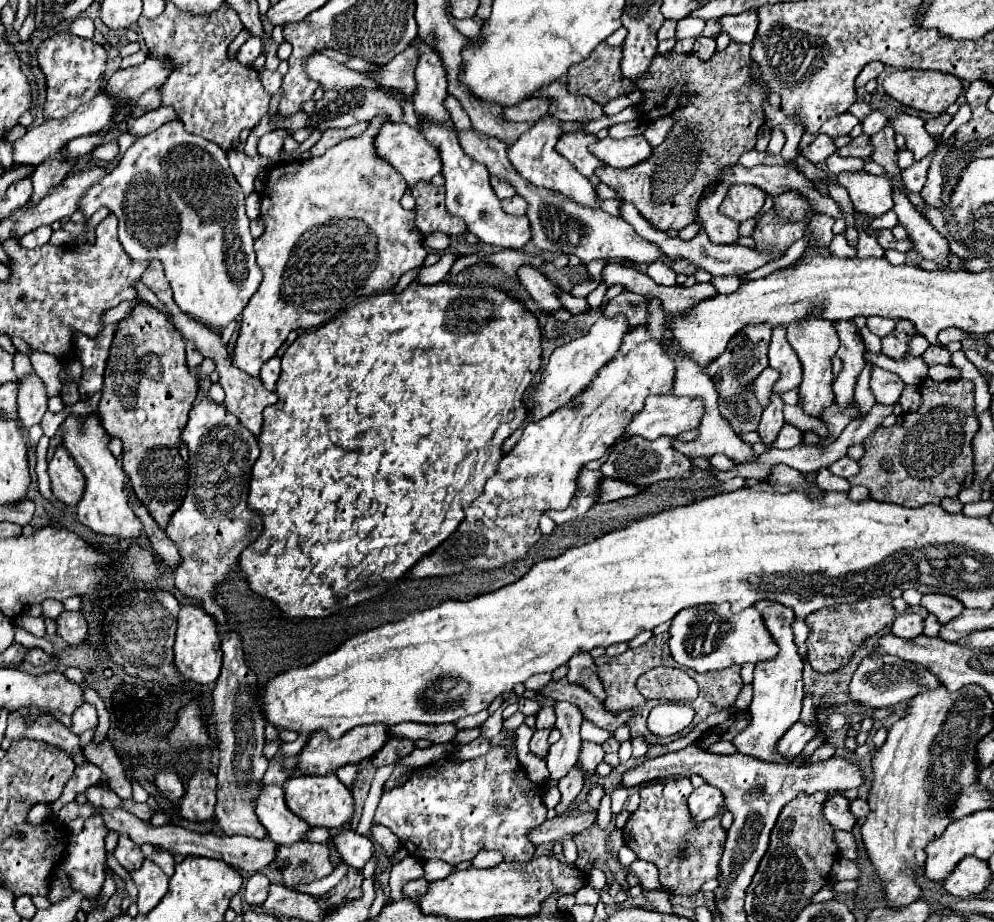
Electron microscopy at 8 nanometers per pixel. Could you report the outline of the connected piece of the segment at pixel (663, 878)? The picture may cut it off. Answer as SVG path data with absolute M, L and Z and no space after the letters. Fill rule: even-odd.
M669 777L665 783L657 781L641 787L641 805L623 827L625 845L633 849L639 859L655 863L659 867L659 881L675 895L693 895L705 881L719 877L719 859L725 843L725 831L721 827L723 809L715 819L701 825L691 823L691 815L687 813L687 797L691 791L693 785L687 777ZM679 847L687 849L685 859L675 855Z

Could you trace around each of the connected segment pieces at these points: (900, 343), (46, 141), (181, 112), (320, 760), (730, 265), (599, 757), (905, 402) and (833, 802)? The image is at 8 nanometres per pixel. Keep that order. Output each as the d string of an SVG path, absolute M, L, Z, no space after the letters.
M897 321L897 327L891 335L883 337L883 349L881 353L891 357L891 359L903 359L903 355L907 355L907 343L911 339L911 335L915 335L915 327L911 327L911 323Z
M103 79L103 83L101 83L101 93L99 93L95 99L91 99L89 103L77 107L71 115L61 117L61 119L45 121L45 123L41 123L39 127L29 127L27 133L13 143L13 163L17 163L17 165L25 163L25 165L33 165L33 167L35 167L35 165L39 165L43 159L47 159L51 153L63 149L71 139L75 139L75 137L79 137L79 135L95 133L95 131L99 131L101 127L105 127L105 125L109 123L113 111L115 111L115 103L111 103L111 99L105 95L105 83L107 83L107 81Z
M165 3L165 11L159 17L141 17L137 25L149 55L167 61L171 67L171 75L159 89L161 105L173 107L189 133L229 149L243 129L253 129L269 111L269 93L263 89L259 73L227 57L231 41L243 29L237 11L227 7L227 3L211 15L191 15L191 11L179 11L173 3Z
M381 723L375 727L353 727L353 731L347 731L347 735L343 735L343 739L327 739L327 735L323 735L323 731L319 731L309 739L307 747L301 751L301 761L299 761L301 773L327 775L343 765L357 765L359 761L373 757L387 739L389 739L387 727L383 727Z
M621 203L619 213L621 213L621 217L629 225L633 225L633 229L643 239L659 245L669 257L673 257L673 259L687 259L689 263L695 263L697 267L709 271L713 277L717 275L721 275L721 277L729 277L729 275L743 277L743 275L747 275L747 273L751 273L751 271L755 271L755 269L759 269L765 263L769 263L769 261L775 259L775 255L765 255L765 253L759 253L755 249L747 249L743 245L715 245L715 243L711 243L711 239L707 239L707 233L705 231L699 231L699 235L695 239L691 239L691 241L683 241L679 237L669 237L665 231L659 231L659 229L651 227L651 223L641 217L641 213L633 207L633 203Z
M583 741L581 753L579 753L579 763L587 771L587 779L591 779L595 775L595 767L597 767L597 763L603 761L603 755L605 755L605 751L601 749L601 745Z
M906 385L903 389L899 403L903 407L903 412L917 411L917 407L921 405L921 395L919 395L919 387L914 385Z
M833 793L831 799L825 803L825 819L835 827L835 829L843 829L843 831L851 831L853 825L857 823L855 815L851 815L849 809L849 799L843 793Z

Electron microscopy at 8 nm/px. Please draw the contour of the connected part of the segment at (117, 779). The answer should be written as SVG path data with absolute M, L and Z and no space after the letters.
M103 737L103 741L89 741L83 747L83 757L97 765L107 777L109 777L109 787L111 791L115 791L122 800L132 798L132 786L127 777L125 777L125 769L111 745L111 741L107 737Z

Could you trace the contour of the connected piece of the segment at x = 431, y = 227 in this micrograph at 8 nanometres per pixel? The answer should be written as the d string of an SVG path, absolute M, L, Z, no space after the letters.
M429 181L415 183L411 189L415 197L415 227L425 237L431 233L445 235L461 235L465 233L465 223L459 217L453 217L445 209L445 191L443 187L435 187Z

